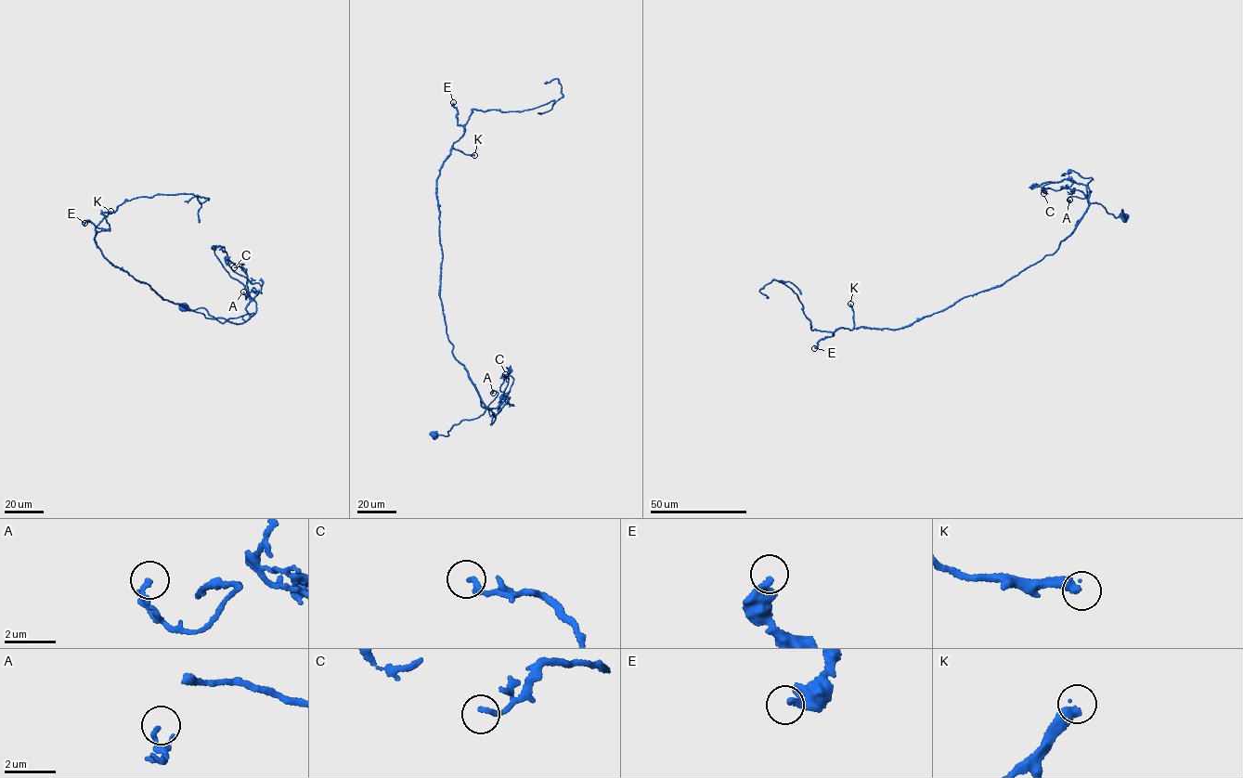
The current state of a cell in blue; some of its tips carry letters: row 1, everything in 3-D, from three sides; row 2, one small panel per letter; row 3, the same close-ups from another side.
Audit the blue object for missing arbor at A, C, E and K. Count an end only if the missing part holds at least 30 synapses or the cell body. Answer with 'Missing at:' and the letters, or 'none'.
Missing at: K

